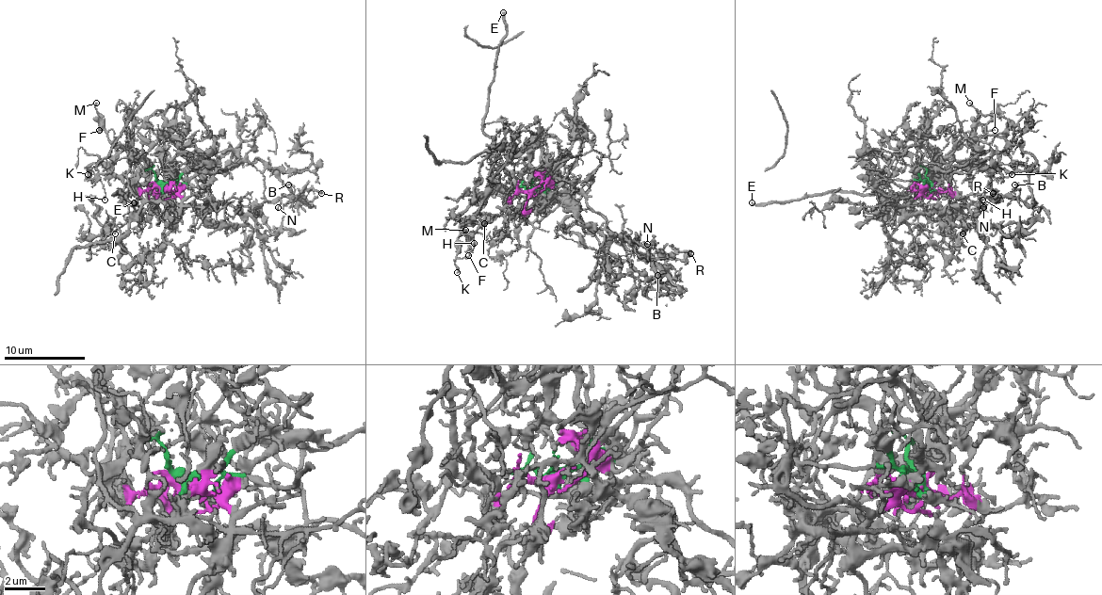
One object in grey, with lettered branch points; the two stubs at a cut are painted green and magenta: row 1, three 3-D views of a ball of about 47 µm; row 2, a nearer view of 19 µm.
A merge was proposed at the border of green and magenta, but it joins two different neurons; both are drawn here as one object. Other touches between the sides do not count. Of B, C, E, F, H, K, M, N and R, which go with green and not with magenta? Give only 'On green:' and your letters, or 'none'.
On green: E, F, H, K, M

